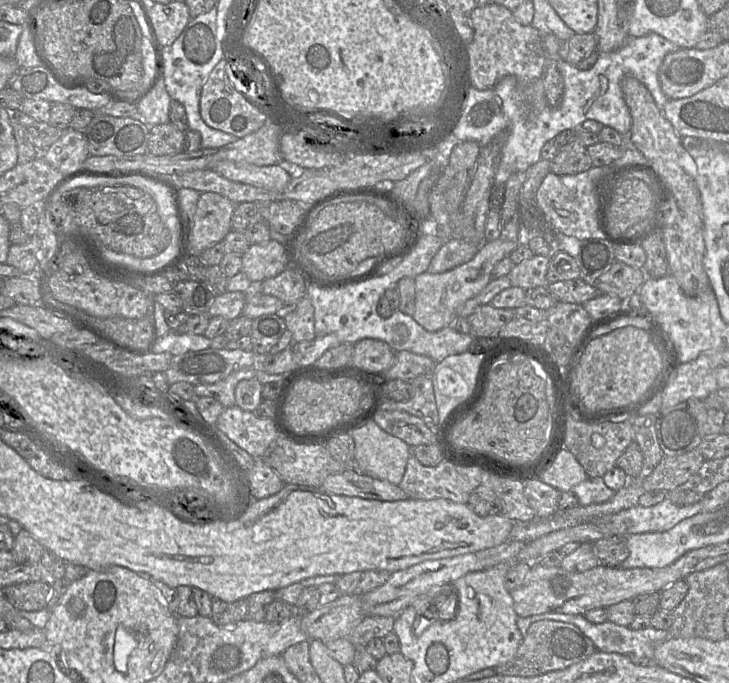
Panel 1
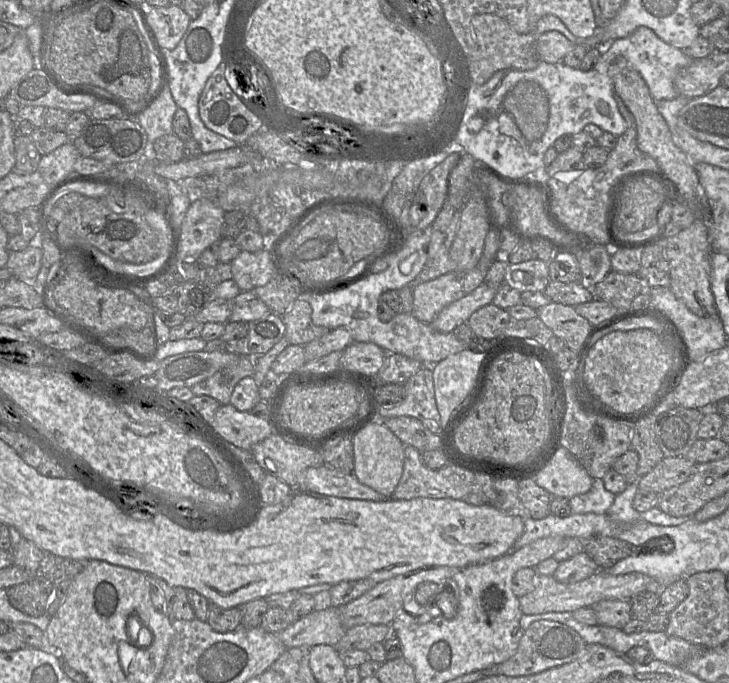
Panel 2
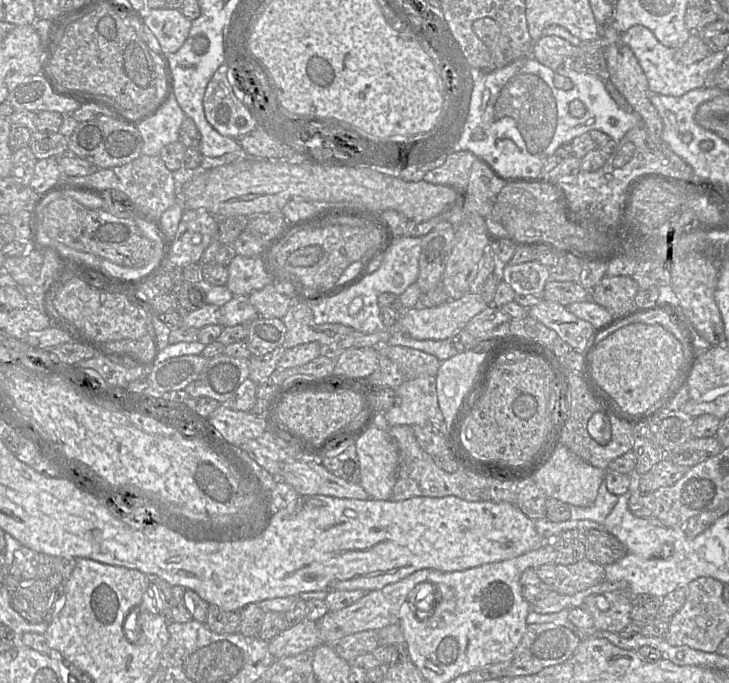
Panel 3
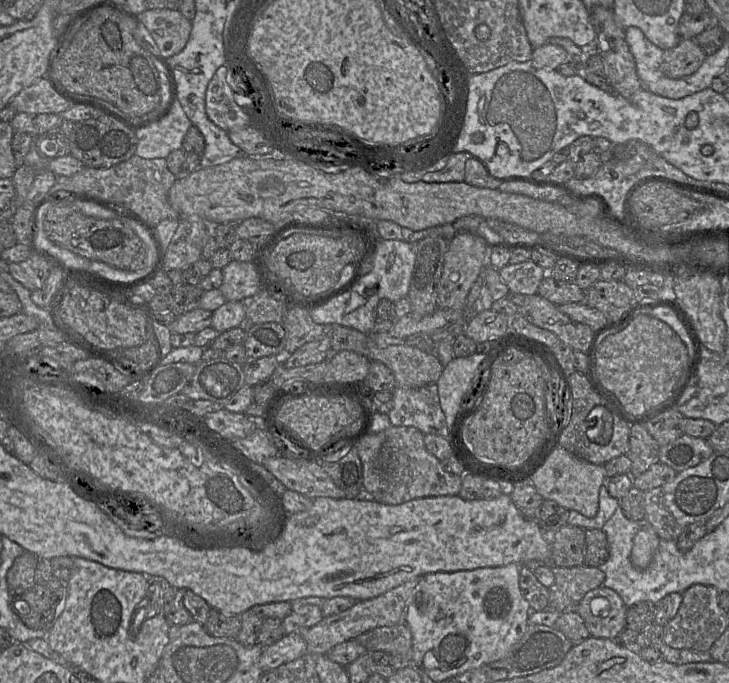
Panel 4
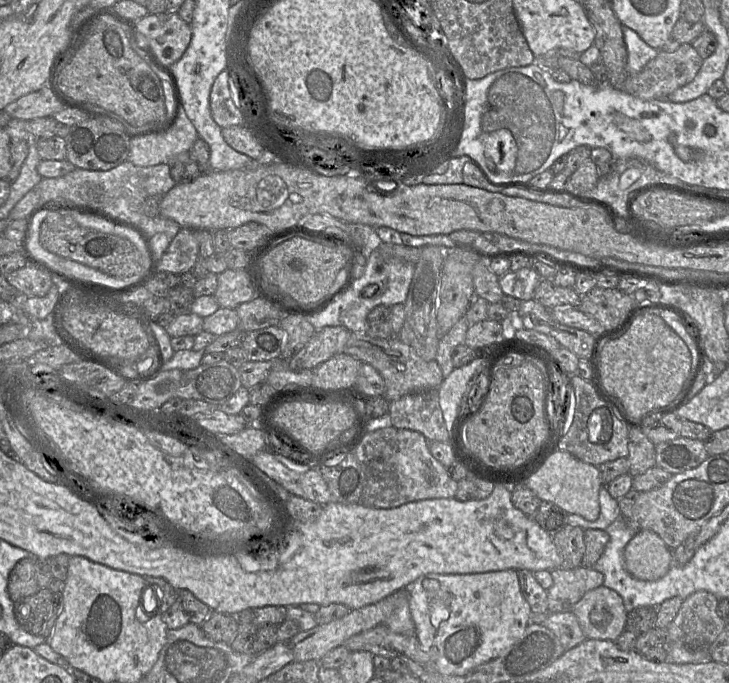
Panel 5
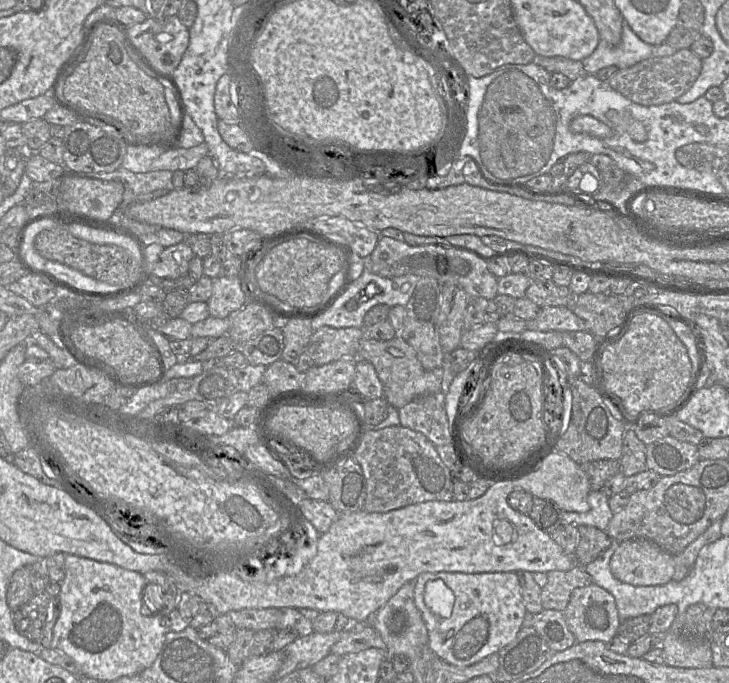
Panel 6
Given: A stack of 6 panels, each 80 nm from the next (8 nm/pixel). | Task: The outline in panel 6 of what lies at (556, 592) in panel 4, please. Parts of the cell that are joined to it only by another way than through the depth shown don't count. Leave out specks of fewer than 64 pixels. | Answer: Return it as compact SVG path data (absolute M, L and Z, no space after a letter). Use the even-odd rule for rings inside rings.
M575 565L568 571L549 571L547 583L541 590L541 602L545 610L563 612L574 589L593 583L592 577L581 565Z

